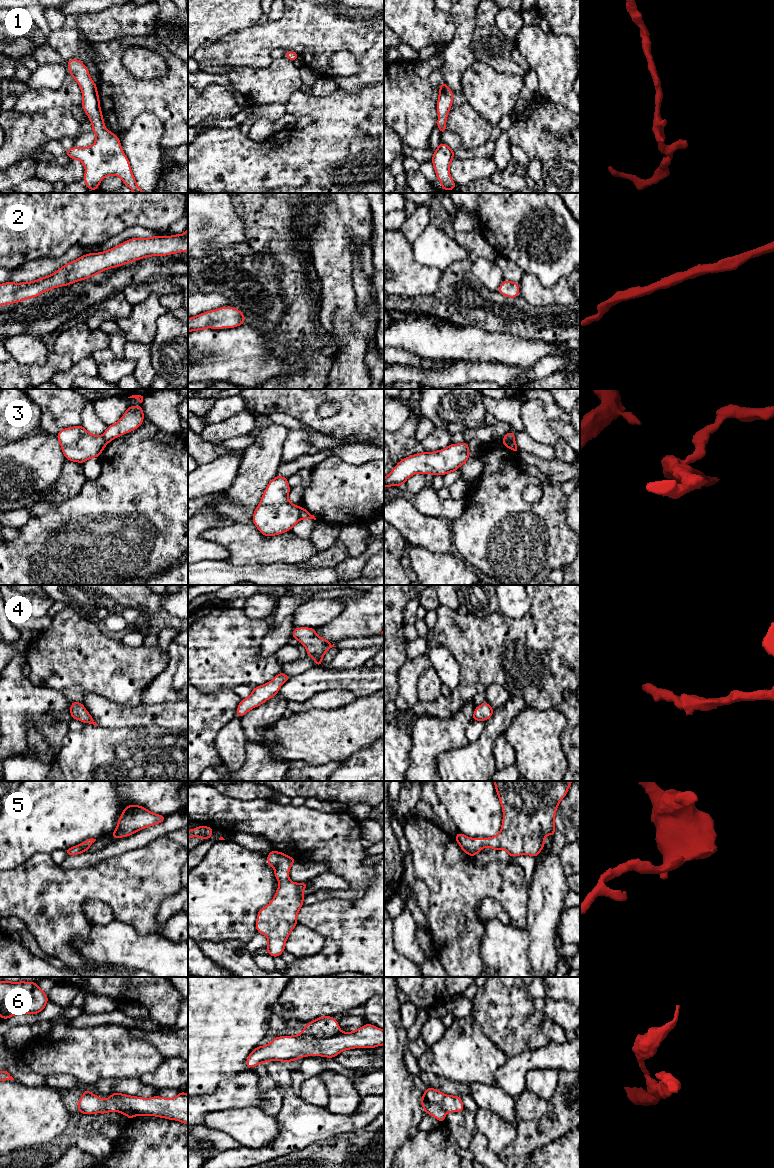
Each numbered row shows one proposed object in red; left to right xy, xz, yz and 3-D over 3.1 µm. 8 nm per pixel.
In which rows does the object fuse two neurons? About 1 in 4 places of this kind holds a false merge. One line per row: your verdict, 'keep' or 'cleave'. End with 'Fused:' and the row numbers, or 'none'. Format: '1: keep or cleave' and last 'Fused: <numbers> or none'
1: keep
2: keep
3: cleave
4: keep
5: keep
6: cleave
Fused: 3, 6

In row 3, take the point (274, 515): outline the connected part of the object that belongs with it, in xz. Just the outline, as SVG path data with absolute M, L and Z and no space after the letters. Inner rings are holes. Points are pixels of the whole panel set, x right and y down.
M276 476L264 490L252 522L267 537L290 531L301 520L301 507L289 502L287 477Z

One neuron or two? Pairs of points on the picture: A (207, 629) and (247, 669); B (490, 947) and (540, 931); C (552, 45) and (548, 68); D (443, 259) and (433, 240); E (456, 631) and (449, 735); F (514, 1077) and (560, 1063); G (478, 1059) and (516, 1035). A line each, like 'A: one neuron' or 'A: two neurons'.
A: one neuron
B: two neurons
C: one neuron
D: one neuron
E: two neurons
F: one neuron
G: two neurons

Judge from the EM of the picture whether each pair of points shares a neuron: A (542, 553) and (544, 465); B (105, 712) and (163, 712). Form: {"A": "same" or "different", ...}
{"A": "different", "B": "same"}

